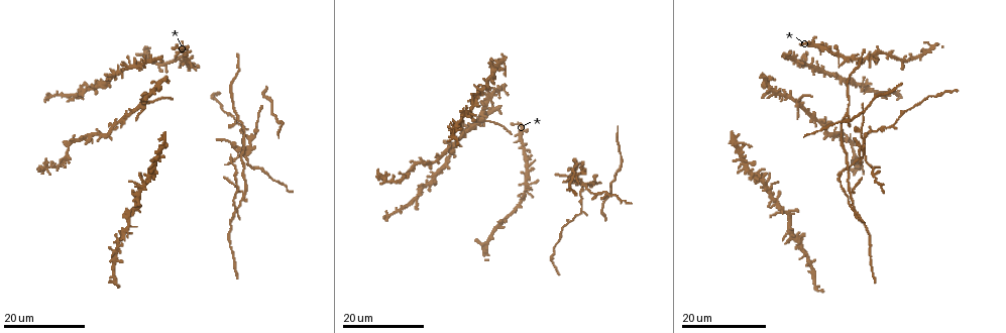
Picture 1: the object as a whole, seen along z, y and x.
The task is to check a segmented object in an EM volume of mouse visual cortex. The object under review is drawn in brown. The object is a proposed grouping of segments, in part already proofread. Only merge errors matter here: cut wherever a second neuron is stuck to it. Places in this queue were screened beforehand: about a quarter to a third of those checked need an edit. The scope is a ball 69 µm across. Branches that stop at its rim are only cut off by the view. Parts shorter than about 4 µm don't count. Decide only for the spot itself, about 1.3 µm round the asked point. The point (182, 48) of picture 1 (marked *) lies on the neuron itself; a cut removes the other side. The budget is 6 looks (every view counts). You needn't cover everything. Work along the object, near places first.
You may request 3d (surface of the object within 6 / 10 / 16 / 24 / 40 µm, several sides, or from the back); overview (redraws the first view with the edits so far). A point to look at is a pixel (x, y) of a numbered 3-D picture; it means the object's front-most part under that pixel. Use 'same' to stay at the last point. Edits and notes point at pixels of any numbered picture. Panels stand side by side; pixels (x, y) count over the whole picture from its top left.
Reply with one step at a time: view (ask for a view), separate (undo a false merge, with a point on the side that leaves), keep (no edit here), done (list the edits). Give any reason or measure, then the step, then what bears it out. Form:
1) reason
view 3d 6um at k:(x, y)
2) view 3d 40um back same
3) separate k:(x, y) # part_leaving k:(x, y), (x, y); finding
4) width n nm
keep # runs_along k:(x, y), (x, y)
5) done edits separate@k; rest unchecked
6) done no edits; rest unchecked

branch point
view 3d 24um at 1:(865, 60)

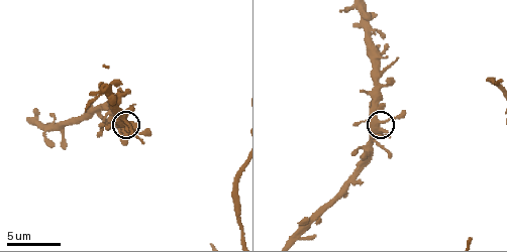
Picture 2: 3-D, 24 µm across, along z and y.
zoom in
view 3d 6um at 2:(380, 121)

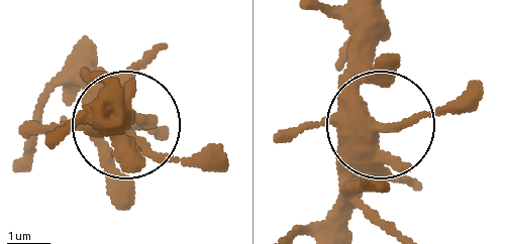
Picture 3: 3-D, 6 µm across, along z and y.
keep # one neuron here

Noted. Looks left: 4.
thin arm on a thick one
view 3d 24um at 1:(245, 192)

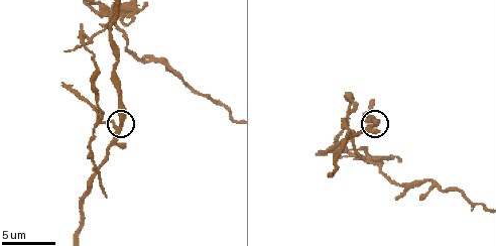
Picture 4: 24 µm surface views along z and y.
zoom in
view 3d 10um at 4:(115, 127)

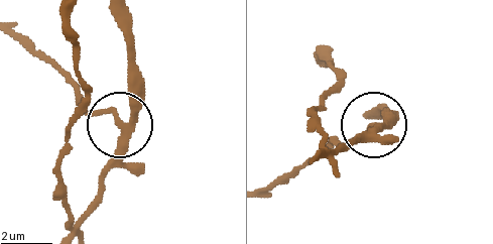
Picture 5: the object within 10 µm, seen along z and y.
width 250 nm
separate 5:(92, 114) # a second neuron is stuck on

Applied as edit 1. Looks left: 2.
four arms meet
view 3d 10um at 4:(93, 171)

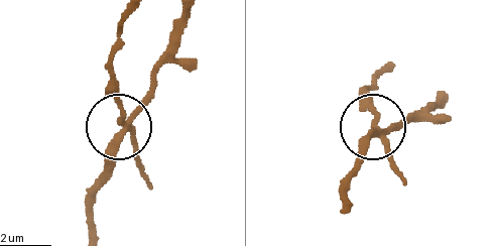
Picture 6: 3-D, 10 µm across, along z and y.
arms 4
separate 6:(118, 95) # part_leaving 6:(123, 122), (110, 50), (129, 18); a second neuron is stuck on

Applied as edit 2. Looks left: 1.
done edits separate@5, separate@6; rest unchecked

